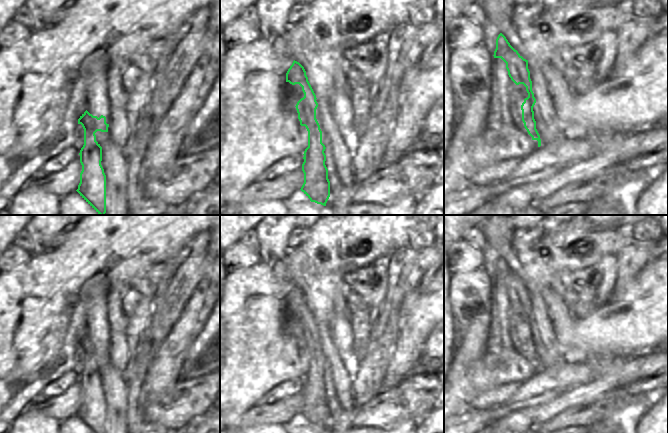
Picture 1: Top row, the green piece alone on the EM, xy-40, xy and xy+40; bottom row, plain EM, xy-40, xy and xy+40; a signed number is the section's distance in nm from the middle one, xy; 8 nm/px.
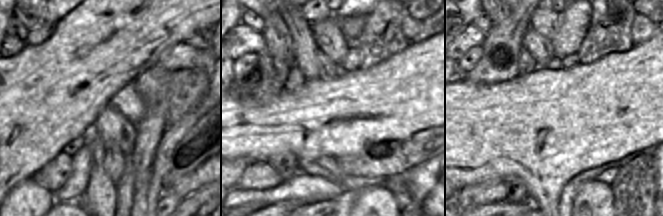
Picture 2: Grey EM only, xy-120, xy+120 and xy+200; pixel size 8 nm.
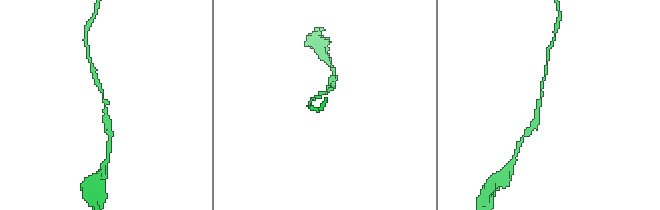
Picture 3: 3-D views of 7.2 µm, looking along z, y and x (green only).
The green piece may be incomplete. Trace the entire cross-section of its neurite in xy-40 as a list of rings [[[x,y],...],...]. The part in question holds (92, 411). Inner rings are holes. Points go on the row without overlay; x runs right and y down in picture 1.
[[[87,334],[78,343],[84,353],[84,369],[80,374],[80,407],[76,414],[94,433],[106,433],[106,399],[101,389],[102,371],[96,365],[97,355],[108,356],[106,341],[93,340]]]

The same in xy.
[[[295,284],[286,297],[286,306],[299,308],[304,317],[304,321],[295,330],[300,349],[305,350],[308,355],[308,371],[304,375],[302,388],[304,407],[300,414],[311,426],[326,430],[330,421],[330,405],[325,389],[326,371],[322,367],[322,355],[316,343],[317,322],[304,291]]]

